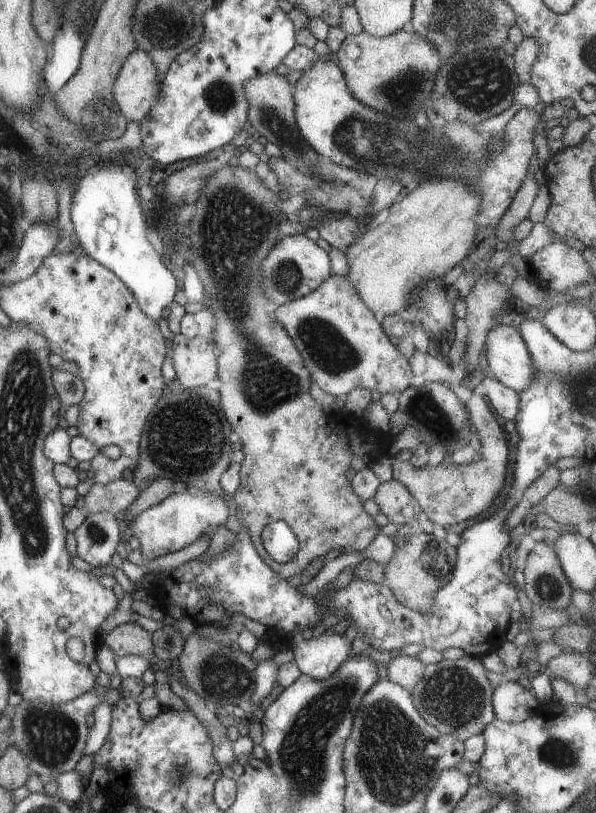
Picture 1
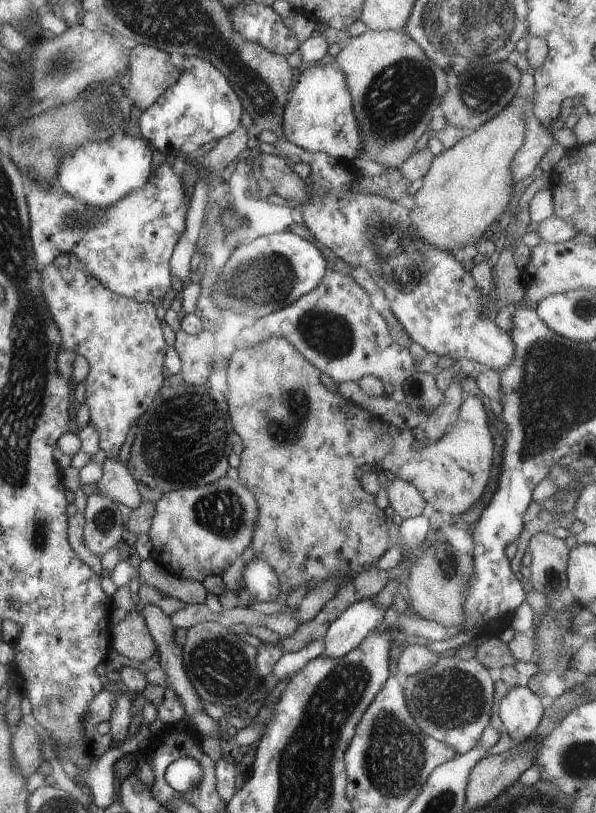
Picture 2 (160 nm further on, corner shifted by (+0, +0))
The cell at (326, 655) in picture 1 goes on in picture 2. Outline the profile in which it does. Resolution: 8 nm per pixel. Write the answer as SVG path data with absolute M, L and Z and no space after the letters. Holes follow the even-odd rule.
M372 598L357 600L328 625L321 638L323 652L319 656L341 658L358 646L358 643L372 630L376 630L383 620L383 608L375 606Z

